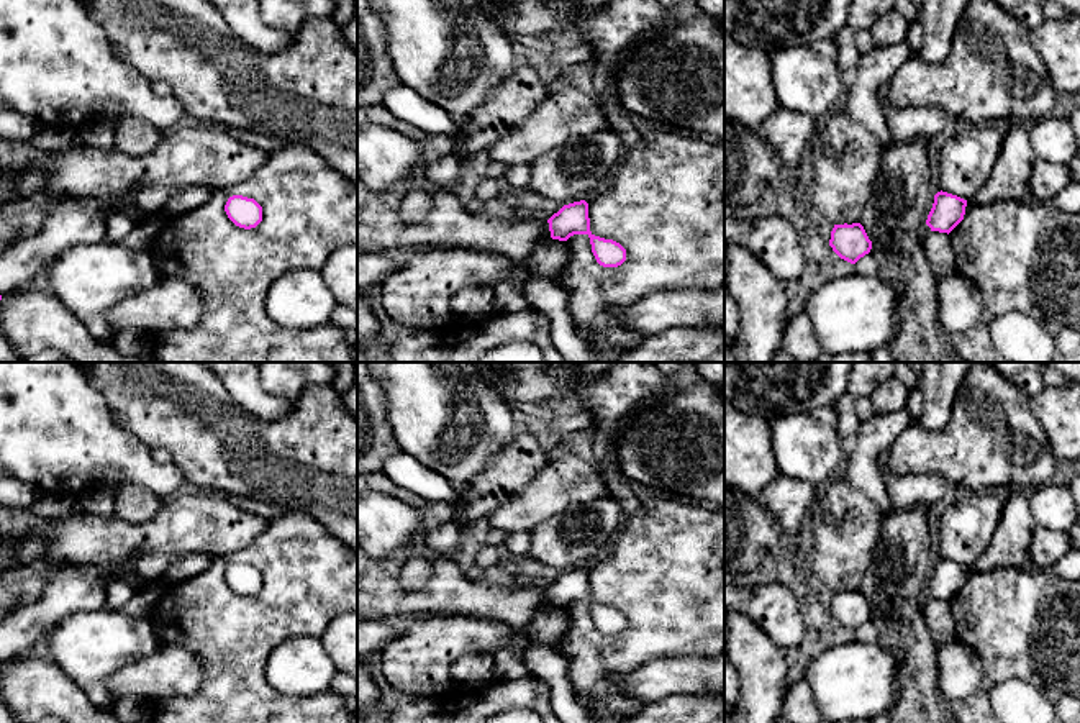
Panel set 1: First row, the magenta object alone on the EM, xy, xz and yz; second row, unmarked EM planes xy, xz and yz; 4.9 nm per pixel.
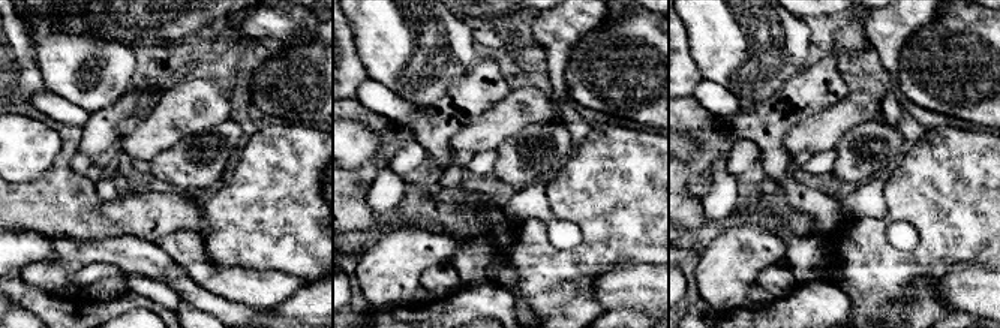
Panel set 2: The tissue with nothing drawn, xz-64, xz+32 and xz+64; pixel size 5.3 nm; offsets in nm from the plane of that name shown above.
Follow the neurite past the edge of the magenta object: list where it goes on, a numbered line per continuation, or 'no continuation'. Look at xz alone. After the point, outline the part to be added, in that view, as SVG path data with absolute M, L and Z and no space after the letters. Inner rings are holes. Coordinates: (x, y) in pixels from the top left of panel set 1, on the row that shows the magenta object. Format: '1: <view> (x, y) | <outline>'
no continuation

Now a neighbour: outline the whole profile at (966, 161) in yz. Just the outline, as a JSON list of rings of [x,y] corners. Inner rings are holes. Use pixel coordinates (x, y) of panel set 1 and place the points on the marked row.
[[[960,125],[939,152],[939,189],[972,200],[992,175],[1003,134],[985,125]]]

